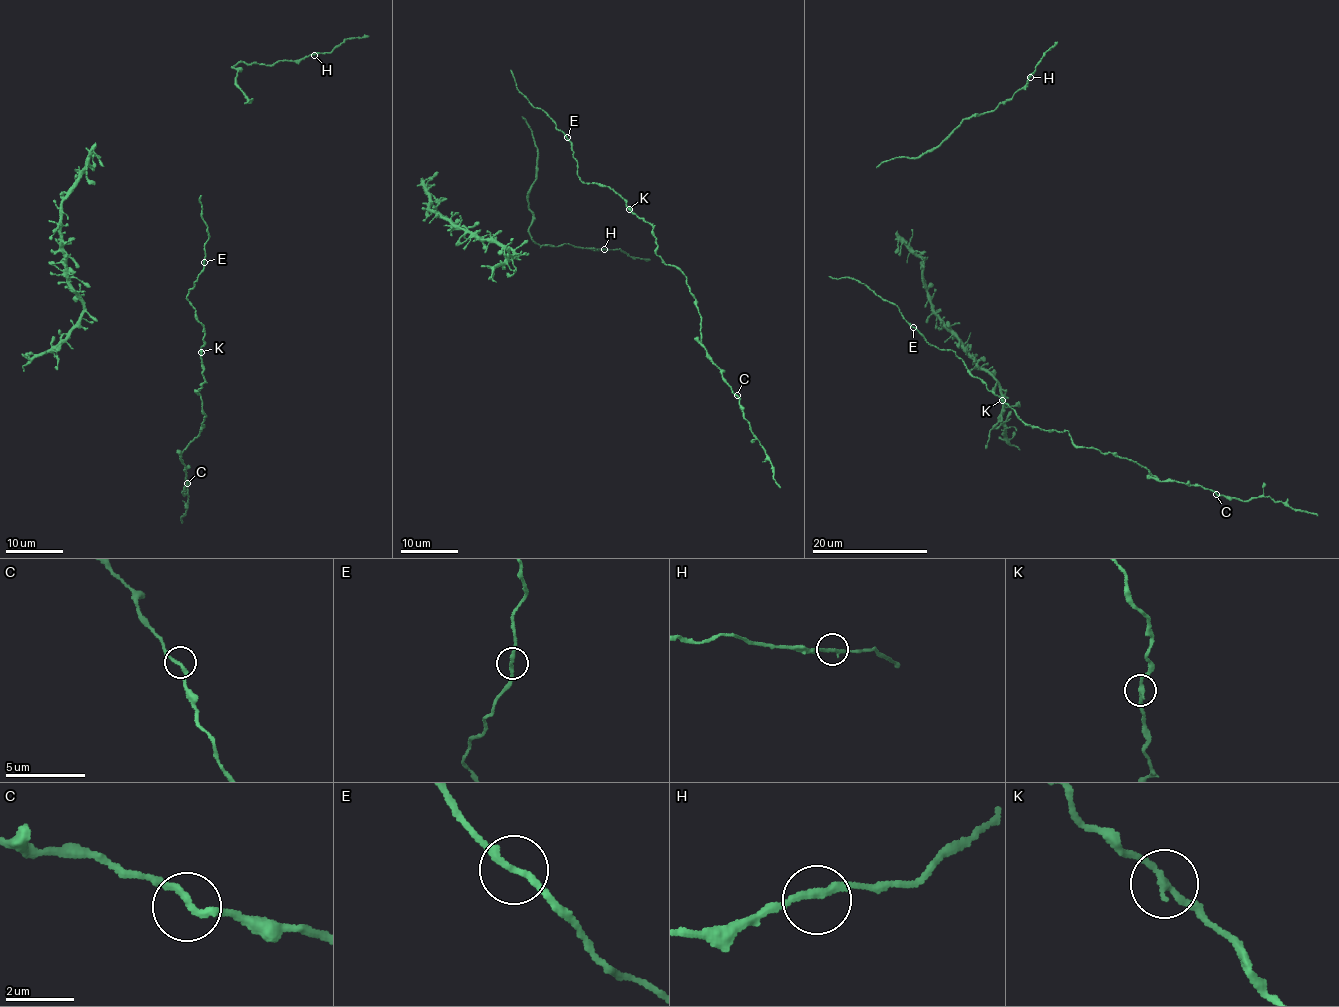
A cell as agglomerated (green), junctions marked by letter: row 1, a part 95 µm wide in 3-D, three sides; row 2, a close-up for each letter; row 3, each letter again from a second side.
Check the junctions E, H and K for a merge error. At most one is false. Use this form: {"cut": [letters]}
{"cut": []}

